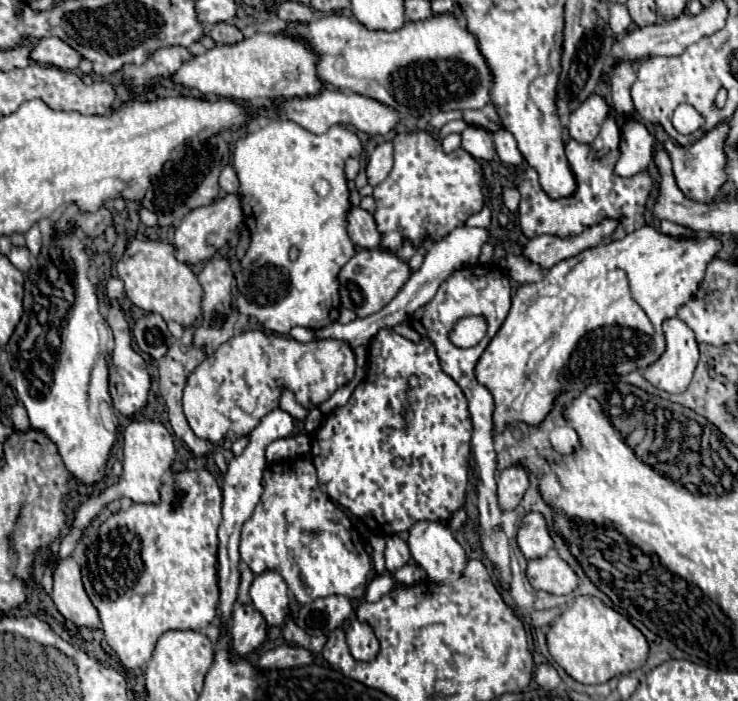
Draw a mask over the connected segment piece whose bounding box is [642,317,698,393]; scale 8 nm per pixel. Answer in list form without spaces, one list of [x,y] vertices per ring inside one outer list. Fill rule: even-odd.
[[[680,319],[664,321],[666,351],[664,355],[642,371],[642,377],[656,389],[666,393],[682,393],[692,381],[698,363],[698,343],[694,331]]]

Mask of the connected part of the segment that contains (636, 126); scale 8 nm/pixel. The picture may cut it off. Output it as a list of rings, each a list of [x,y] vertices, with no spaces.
[[[628,119],[622,127],[622,139],[620,139],[618,151],[620,151],[620,157],[614,165],[616,175],[632,177],[640,171],[646,171],[646,167],[652,161],[654,135],[640,121]]]

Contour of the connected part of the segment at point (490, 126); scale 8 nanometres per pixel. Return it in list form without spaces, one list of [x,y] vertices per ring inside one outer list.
[[[492,103],[484,105],[484,107],[478,109],[478,111],[466,111],[466,113],[464,113],[464,121],[466,121],[468,125],[474,123],[476,127],[482,127],[482,129],[486,129],[486,131],[490,131],[490,133],[502,129],[502,121],[500,121],[498,111],[494,109]]]

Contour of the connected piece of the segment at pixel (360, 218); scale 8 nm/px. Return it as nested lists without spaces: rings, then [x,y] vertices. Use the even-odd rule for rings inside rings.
[[[352,207],[346,221],[348,221],[348,237],[354,241],[356,247],[374,249],[380,245],[380,233],[376,229],[372,213],[364,211],[362,207]]]

